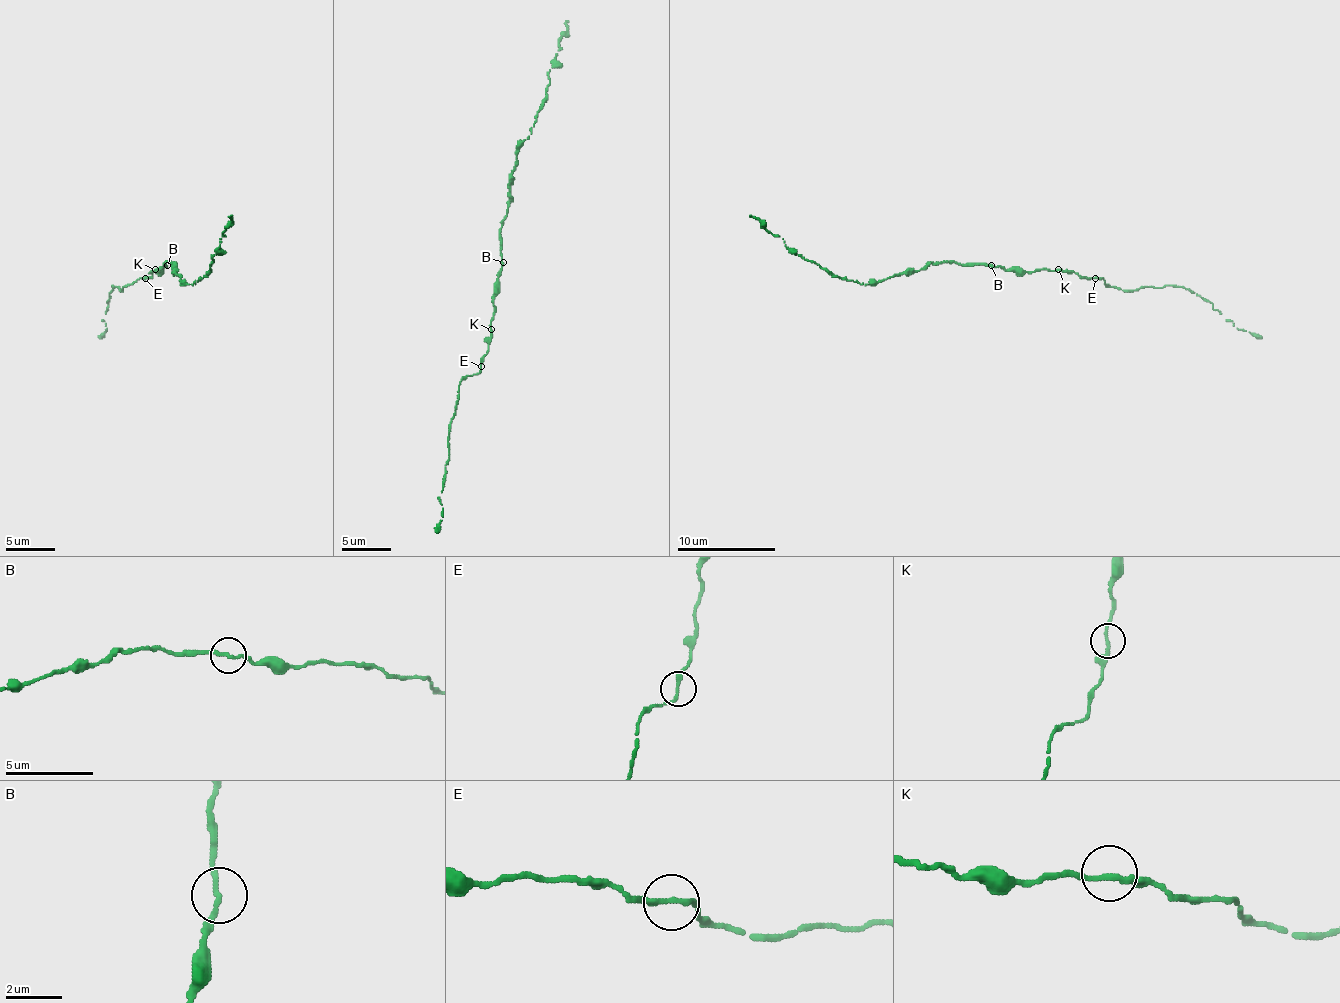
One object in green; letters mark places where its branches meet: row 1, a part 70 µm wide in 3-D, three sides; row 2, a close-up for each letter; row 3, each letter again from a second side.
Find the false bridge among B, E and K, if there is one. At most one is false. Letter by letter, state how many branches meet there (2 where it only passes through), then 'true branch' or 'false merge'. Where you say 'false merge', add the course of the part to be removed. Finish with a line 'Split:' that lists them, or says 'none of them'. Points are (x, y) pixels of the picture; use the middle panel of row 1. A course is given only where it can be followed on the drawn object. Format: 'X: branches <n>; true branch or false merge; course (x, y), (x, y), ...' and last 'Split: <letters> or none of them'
B: branches 2; true branch
E: branches 2; true branch
K: branches 2; true branch
Split: none of them

